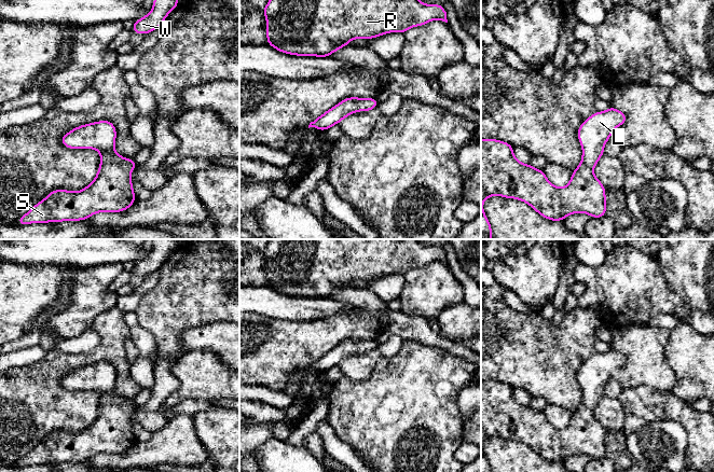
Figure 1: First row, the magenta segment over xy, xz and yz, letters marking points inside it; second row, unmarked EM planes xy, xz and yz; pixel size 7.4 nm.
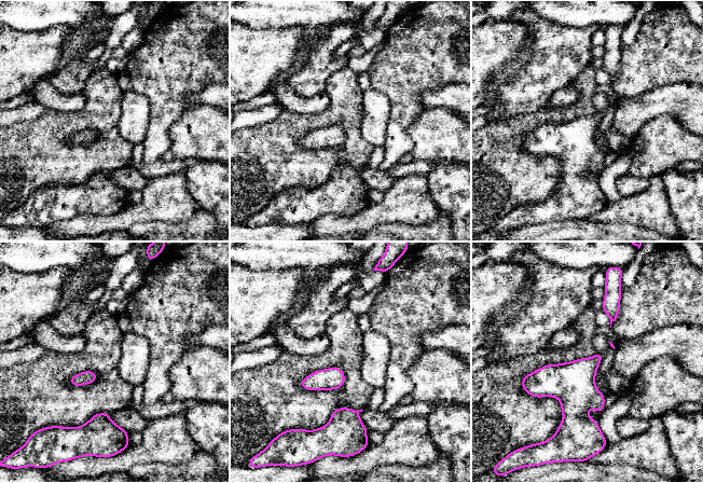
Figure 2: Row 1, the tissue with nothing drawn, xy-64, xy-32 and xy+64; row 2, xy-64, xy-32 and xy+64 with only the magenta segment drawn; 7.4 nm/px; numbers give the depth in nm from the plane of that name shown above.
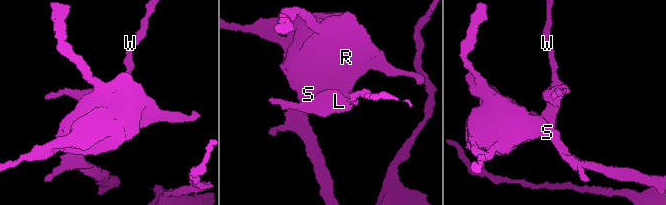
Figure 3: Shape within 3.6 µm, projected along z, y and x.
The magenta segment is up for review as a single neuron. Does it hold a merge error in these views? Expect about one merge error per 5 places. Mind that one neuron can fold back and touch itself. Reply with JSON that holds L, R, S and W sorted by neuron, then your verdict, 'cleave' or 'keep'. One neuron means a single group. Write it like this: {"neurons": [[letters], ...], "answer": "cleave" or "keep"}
{"neurons": [["L", "R", "S", "W"]], "answer": "keep"}

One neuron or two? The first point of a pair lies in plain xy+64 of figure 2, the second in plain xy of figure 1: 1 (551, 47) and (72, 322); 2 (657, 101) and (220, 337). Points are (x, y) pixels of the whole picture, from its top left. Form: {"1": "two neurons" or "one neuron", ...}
{"1": "one neuron", "2": "one neuron"}

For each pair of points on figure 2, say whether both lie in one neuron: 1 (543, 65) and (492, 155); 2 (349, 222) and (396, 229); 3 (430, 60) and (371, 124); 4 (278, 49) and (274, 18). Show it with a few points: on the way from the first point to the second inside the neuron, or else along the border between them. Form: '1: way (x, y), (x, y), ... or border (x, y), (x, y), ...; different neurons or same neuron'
1: border (539, 109), (533, 112), (499, 118), (490, 122); different neurons
2: border (400, 222), (380, 223), (372, 229); different neurons
3: border (371, 86), (384, 94), (389, 101), (387, 128); different neurons
4: border (250, 26), (253, 28), (300, 27); different neurons

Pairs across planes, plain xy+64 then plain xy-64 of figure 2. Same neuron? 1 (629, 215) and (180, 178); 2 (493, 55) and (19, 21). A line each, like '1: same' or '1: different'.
1: same
2: different

